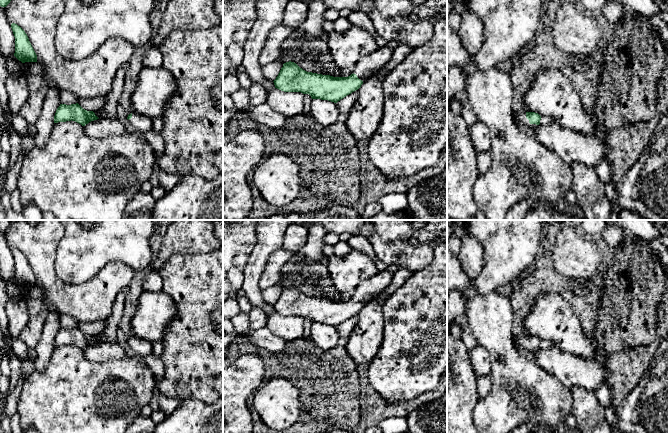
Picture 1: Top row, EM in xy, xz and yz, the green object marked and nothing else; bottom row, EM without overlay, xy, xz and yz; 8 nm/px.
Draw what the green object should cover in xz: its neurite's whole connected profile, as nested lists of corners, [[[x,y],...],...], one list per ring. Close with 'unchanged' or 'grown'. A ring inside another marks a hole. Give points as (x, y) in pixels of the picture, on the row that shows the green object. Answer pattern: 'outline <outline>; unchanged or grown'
outline [[[379,47],[376,51],[362,57],[354,65],[354,72],[348,77],[307,72],[296,63],[289,61],[283,64],[273,82],[275,88],[284,92],[301,92],[309,94],[312,99],[337,103],[358,90],[368,77],[388,64],[392,53],[393,49],[389,47]]]; grown

